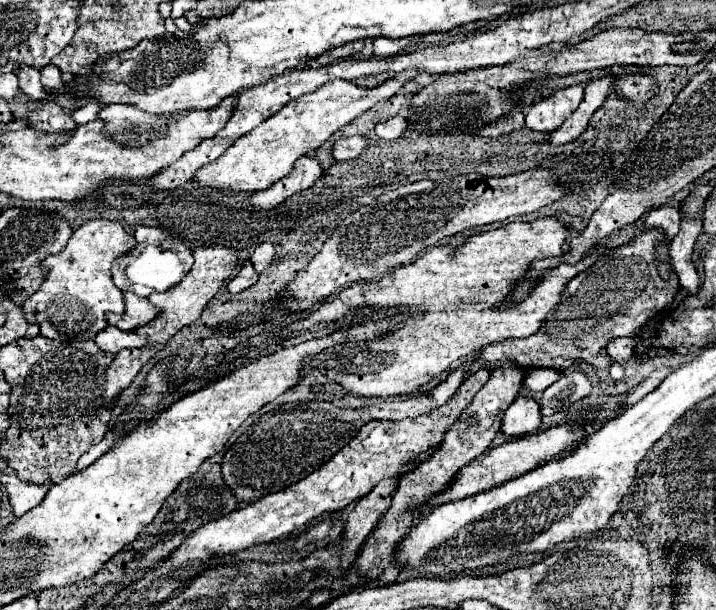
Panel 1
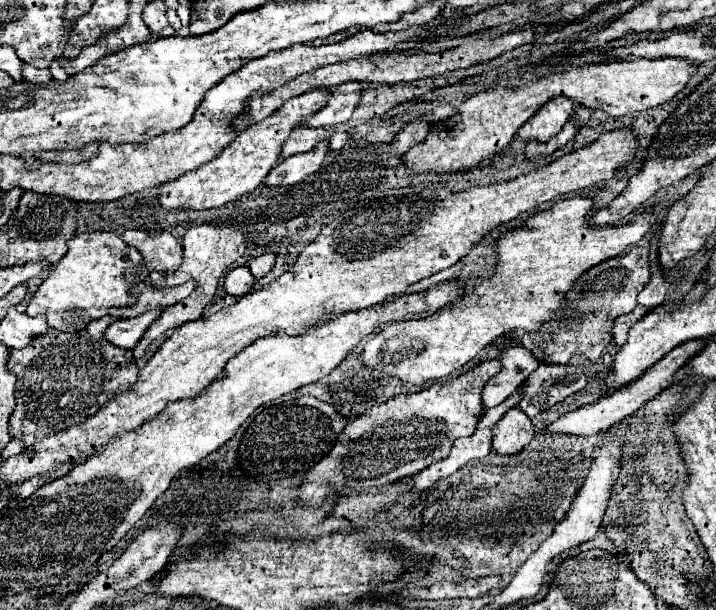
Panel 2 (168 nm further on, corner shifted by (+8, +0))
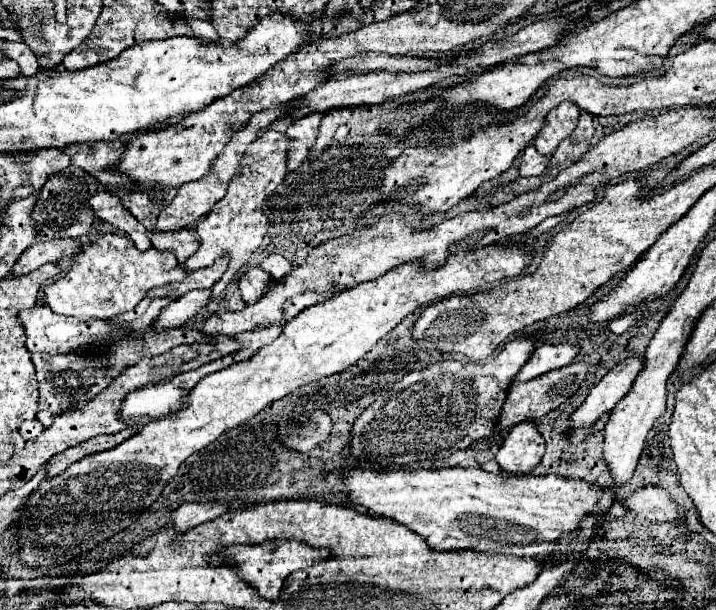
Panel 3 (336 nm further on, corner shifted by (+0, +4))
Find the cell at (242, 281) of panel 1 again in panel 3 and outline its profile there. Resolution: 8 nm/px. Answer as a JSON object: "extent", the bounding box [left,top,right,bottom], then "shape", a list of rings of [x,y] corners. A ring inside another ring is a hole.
{"extent":[239,268,275,304],"shape":[[[261,268],[245,270],[239,280],[239,290],[241,290],[245,304],[255,304],[257,300],[261,300],[261,296],[267,292],[269,284],[273,284],[273,282],[275,282],[273,276],[269,276]]]}

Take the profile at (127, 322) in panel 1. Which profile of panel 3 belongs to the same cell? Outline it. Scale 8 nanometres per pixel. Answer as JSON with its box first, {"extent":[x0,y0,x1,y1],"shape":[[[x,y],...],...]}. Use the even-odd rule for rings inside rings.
{"extent":[199,256,229,288],"shape":[[[223,256],[223,258],[219,258],[213,266],[201,268],[201,270],[199,270],[199,288],[211,288],[217,280],[221,280],[223,272],[227,270],[227,264],[229,264],[229,258]]]}

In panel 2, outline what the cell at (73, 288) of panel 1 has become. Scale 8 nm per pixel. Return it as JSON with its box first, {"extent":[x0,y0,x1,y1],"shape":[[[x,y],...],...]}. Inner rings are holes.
{"extent":[27,230,147,332],"shape":[[[97,230],[83,232],[69,240],[67,254],[53,266],[49,278],[41,282],[37,292],[33,294],[27,316],[45,316],[49,328],[57,328],[63,332],[79,332],[91,320],[99,320],[109,314],[111,308],[123,308],[133,302],[131,288],[135,284],[125,280],[125,274],[137,274],[141,280],[147,272],[141,272],[141,254],[137,248],[127,246],[115,232]]]}

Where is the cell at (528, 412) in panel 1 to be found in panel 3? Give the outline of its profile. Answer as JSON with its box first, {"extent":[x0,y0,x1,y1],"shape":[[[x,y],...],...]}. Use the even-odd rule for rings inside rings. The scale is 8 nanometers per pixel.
{"extent":[497,420,545,474],"shape":[[[527,420],[511,428],[509,436],[503,440],[503,446],[497,452],[497,462],[505,474],[527,474],[537,468],[541,456],[545,454],[543,436],[537,432],[535,424]]]}

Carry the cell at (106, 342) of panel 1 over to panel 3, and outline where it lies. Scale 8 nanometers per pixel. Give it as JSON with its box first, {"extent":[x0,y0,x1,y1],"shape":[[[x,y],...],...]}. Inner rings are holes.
{"extent":[155,288,211,328],"shape":[[[211,288],[207,290],[191,290],[185,296],[173,300],[173,304],[169,304],[169,308],[165,308],[161,312],[161,316],[157,318],[155,326],[157,328],[177,328],[183,326],[187,320],[195,318],[201,310],[207,308],[207,304],[211,302]]]}

